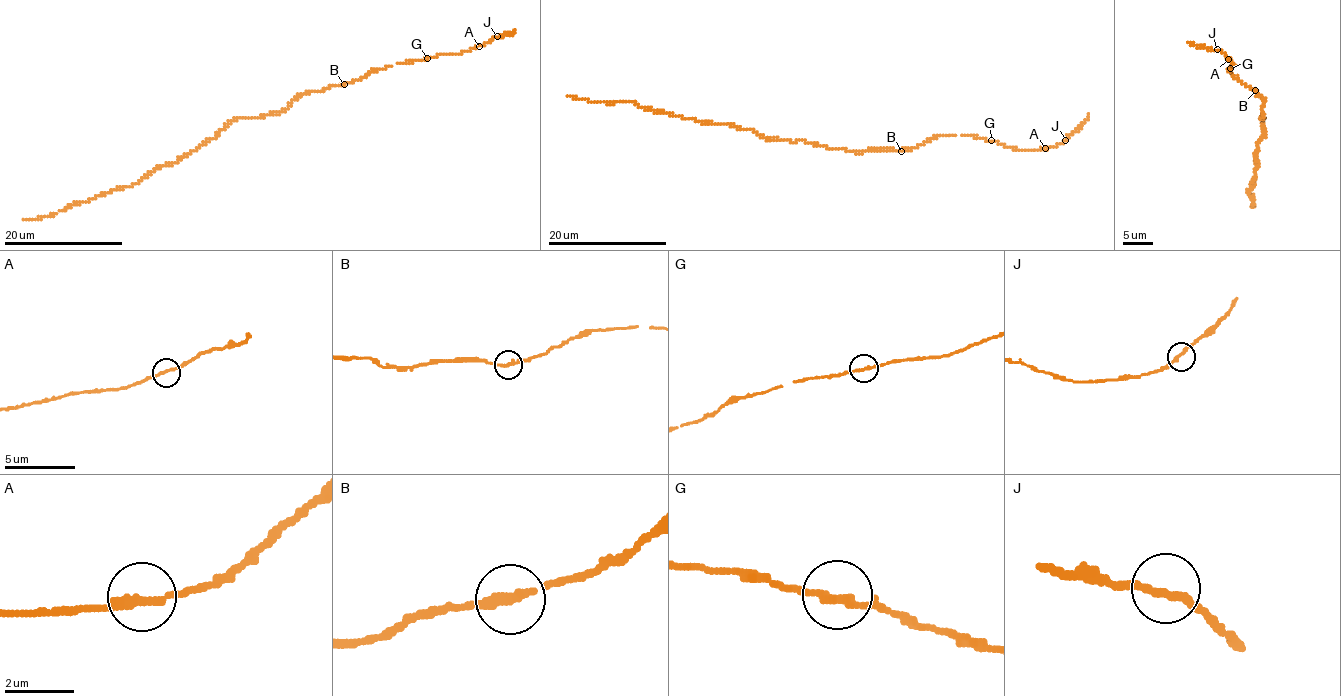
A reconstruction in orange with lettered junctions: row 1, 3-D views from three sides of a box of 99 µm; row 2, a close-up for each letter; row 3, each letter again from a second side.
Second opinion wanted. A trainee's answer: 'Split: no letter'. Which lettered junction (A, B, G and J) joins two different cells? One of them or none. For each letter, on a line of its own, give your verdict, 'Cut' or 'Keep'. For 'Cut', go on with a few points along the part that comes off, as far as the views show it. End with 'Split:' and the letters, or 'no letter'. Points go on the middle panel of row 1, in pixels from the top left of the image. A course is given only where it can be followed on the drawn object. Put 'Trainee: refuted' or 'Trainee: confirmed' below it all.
A: Keep
B: Keep
G: Keep
J: Keep
Split: no letter
Trainee: confirmed

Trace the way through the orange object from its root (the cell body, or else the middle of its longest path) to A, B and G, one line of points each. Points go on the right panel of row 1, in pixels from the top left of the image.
A: (1263, 113), (1263, 99), (1258, 97), (1256, 91), (1234, 78), (1228, 71), (1235, 65), (1228, 59)
B: (1263, 113), (1263, 99), (1255, 91)
G: (1263, 113), (1262, 97), (1234, 78), (1228, 71), (1230, 68)

